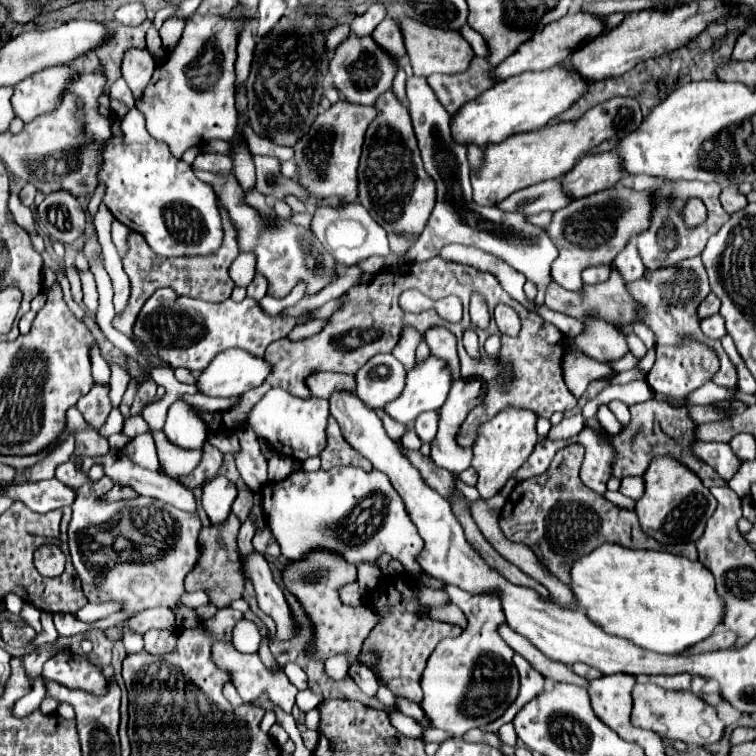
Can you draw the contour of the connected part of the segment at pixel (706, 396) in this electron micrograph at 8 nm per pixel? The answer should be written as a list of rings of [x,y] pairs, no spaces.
[[[708,381],[704,387],[700,387],[690,397],[690,405],[706,405],[706,403],[718,403],[718,401],[734,401],[736,391],[726,391],[726,387],[718,387],[712,381]]]

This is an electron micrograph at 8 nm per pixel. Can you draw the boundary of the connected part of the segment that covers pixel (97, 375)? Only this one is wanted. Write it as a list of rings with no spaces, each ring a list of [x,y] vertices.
[[[92,345],[92,349],[90,349],[90,357],[92,357],[92,375],[94,375],[94,381],[96,383],[108,383],[108,379],[110,379],[110,367],[102,359],[100,349],[96,345]]]

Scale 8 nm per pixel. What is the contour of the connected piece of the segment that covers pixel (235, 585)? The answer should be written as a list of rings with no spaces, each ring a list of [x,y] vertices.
[[[234,515],[228,517],[228,521],[220,527],[204,525],[200,531],[200,547],[204,547],[204,553],[200,553],[200,559],[196,561],[196,567],[192,573],[186,575],[186,591],[198,591],[206,589],[210,597],[210,603],[220,609],[230,608],[230,603],[242,598],[245,585],[245,578],[242,575],[242,565],[238,553],[237,537],[240,523]]]

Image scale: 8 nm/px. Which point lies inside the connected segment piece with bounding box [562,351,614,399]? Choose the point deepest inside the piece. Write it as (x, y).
(580, 370)

